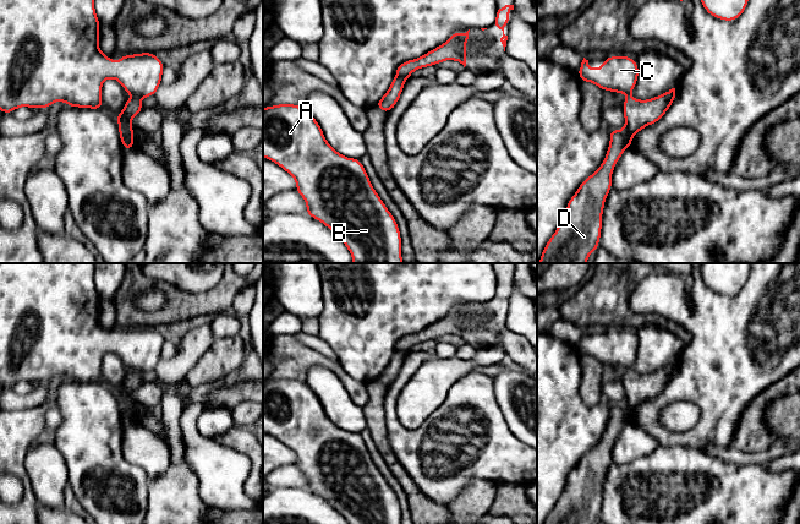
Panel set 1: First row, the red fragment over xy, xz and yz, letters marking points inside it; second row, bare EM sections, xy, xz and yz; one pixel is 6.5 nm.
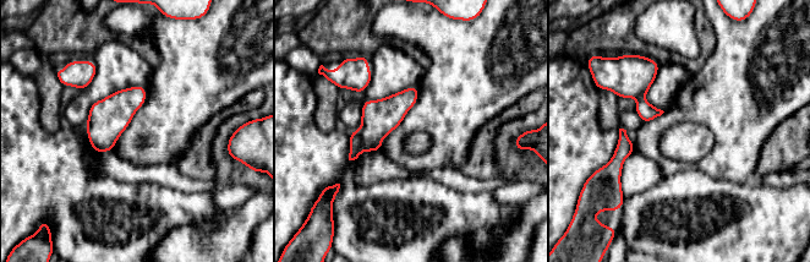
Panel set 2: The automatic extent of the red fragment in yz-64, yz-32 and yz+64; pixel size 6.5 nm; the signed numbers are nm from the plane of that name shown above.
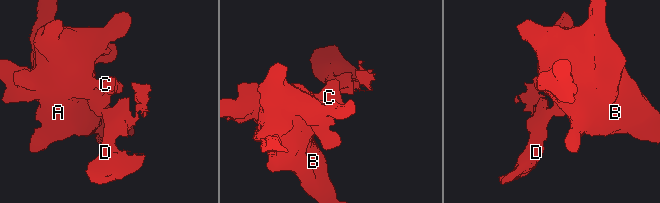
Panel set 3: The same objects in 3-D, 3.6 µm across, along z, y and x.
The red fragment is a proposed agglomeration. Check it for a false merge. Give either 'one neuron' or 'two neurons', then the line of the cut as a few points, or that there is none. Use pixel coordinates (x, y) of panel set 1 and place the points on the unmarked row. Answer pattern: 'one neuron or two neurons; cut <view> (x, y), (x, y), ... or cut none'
two neurons; cut yz (622, 405), (626, 421)

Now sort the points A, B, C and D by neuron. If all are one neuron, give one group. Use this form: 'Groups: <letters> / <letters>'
Groups: A B C / D

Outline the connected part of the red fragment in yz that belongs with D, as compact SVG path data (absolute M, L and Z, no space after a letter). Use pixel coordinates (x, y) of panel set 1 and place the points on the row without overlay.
M609 404L610 415L602 440L586 452L568 476L566 486L543 524L597 524L612 447L626 422L621 404Z

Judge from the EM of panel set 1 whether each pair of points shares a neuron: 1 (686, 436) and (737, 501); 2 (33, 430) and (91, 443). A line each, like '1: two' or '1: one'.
1: two
2: two

